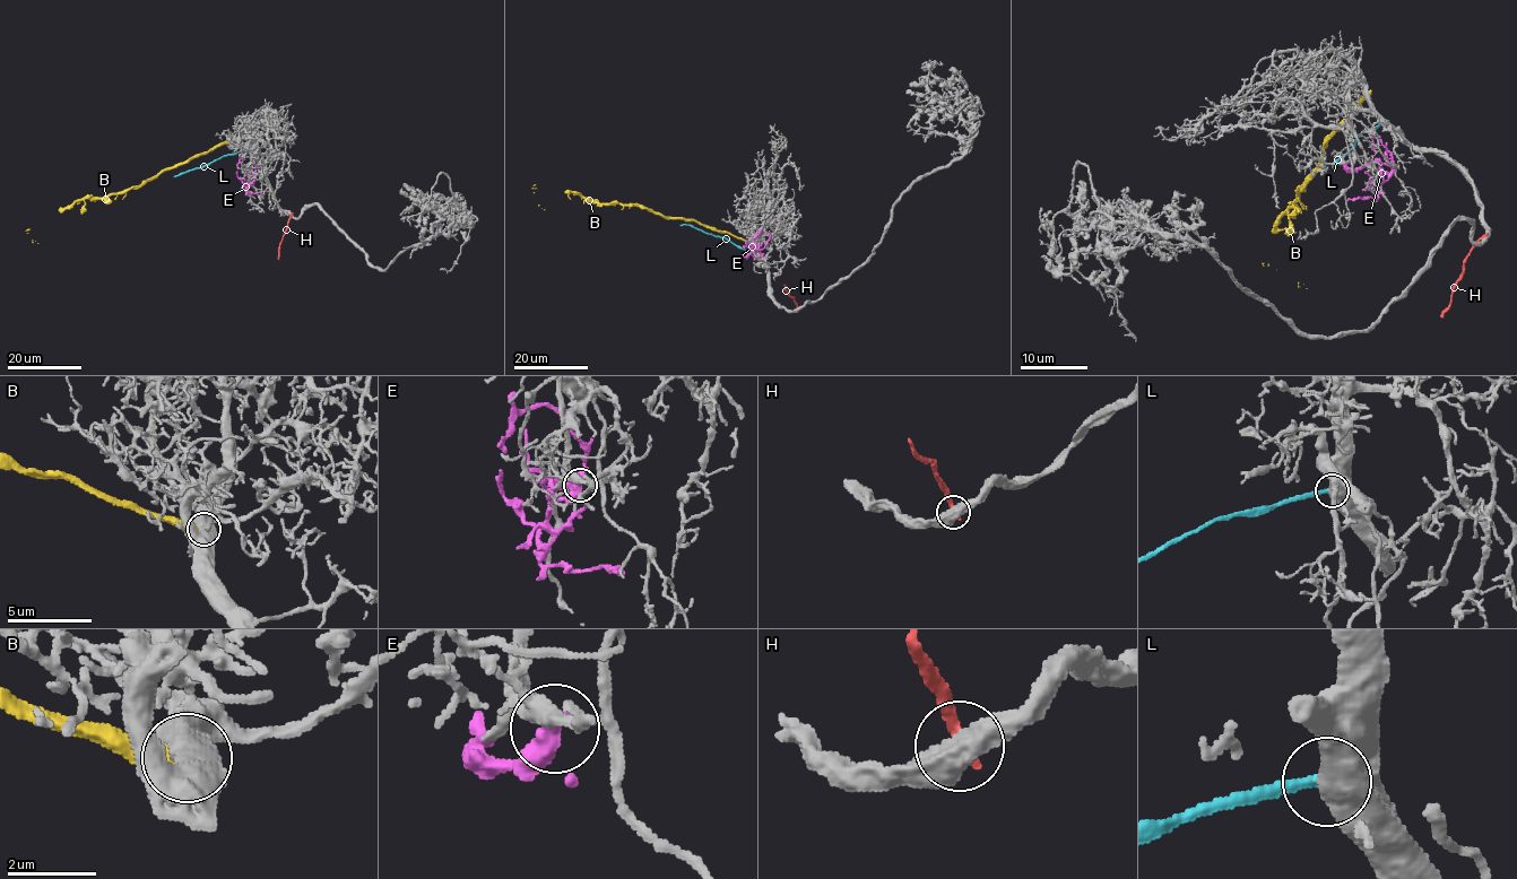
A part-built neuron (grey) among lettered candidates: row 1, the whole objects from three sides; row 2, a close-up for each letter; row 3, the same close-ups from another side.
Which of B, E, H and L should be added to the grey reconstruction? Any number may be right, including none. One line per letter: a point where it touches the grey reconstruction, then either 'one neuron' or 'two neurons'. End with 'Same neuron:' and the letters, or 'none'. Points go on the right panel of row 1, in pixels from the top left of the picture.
B: meets grey at (1368, 94); two neurons
E: meets grey at (1344, 165); two neurons
H: meets grey at (1484, 236); two neurons
L: meets grey at (1387, 121); two neurons
Same neuron: none

